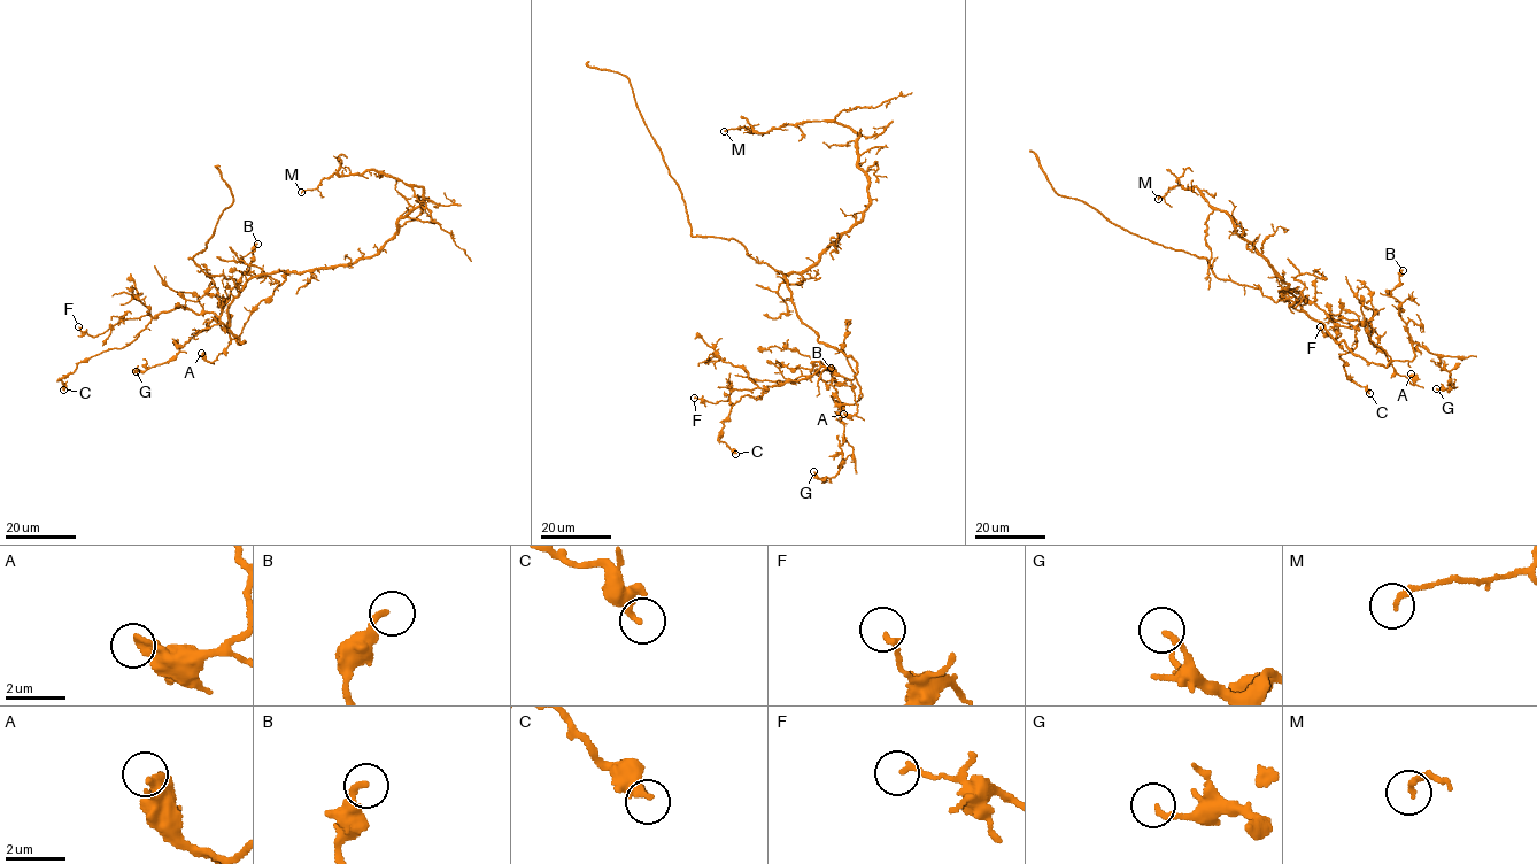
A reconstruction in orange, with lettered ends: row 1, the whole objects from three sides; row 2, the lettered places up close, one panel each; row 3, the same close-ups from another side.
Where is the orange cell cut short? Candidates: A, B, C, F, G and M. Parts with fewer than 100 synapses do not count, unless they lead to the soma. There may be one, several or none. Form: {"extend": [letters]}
{"extend": []}

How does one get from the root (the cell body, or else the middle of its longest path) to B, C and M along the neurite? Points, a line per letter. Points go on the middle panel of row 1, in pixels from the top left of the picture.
B: (786, 278), (797, 316), (818, 341), (856, 363), (862, 396), (840, 403), (831, 368)
C: (786, 278), (797, 316), (858, 372), (849, 379), (823, 367), (762, 399), (743, 395), (718, 437), (735, 454)
M: (786, 278), (810, 269), (860, 223), (870, 201), (858, 136), (824, 121), (724, 131)

